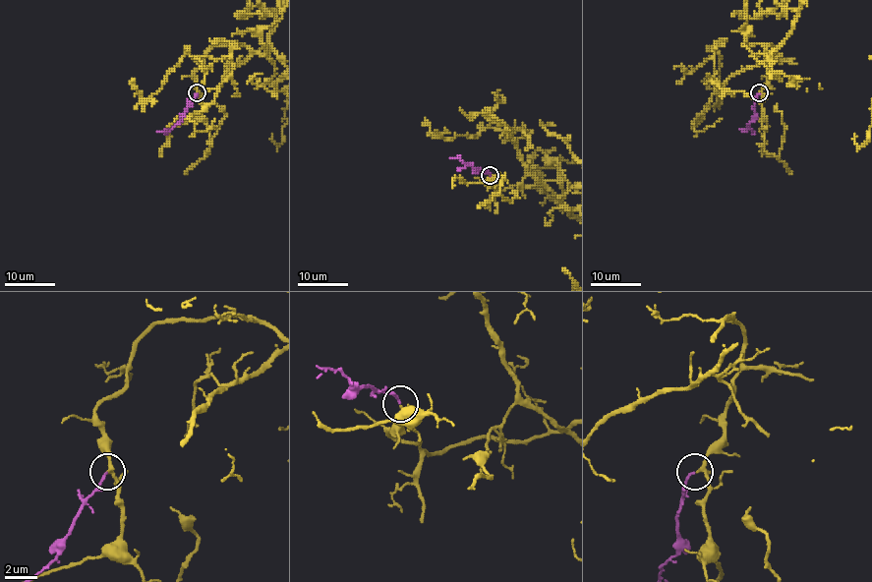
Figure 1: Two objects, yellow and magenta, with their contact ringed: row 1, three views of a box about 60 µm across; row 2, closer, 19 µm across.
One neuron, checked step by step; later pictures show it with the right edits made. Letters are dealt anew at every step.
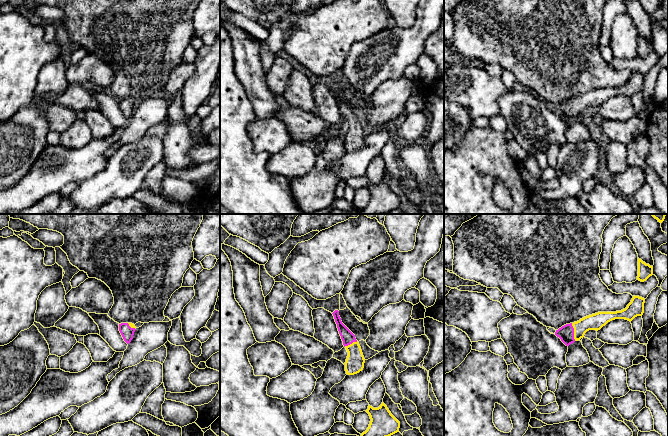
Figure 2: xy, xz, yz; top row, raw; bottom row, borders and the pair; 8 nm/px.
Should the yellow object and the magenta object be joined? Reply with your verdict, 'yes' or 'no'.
yes

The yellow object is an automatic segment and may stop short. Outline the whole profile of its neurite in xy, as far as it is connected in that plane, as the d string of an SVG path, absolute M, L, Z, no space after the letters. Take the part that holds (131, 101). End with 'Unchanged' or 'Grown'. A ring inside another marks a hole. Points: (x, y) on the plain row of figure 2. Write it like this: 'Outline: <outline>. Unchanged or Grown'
Outline: M121 99L119 100L119 107L124 115L124 117L129 120L133 115L136 103L132 99Z. Grown

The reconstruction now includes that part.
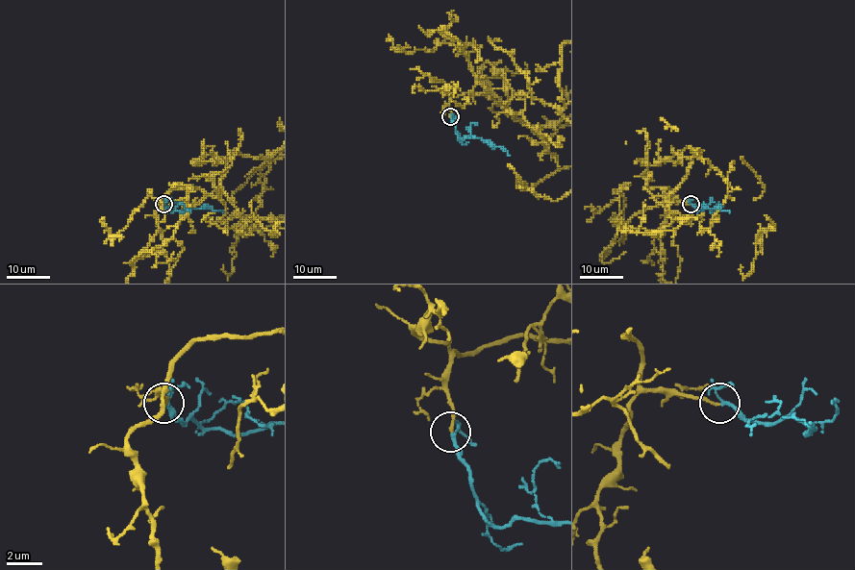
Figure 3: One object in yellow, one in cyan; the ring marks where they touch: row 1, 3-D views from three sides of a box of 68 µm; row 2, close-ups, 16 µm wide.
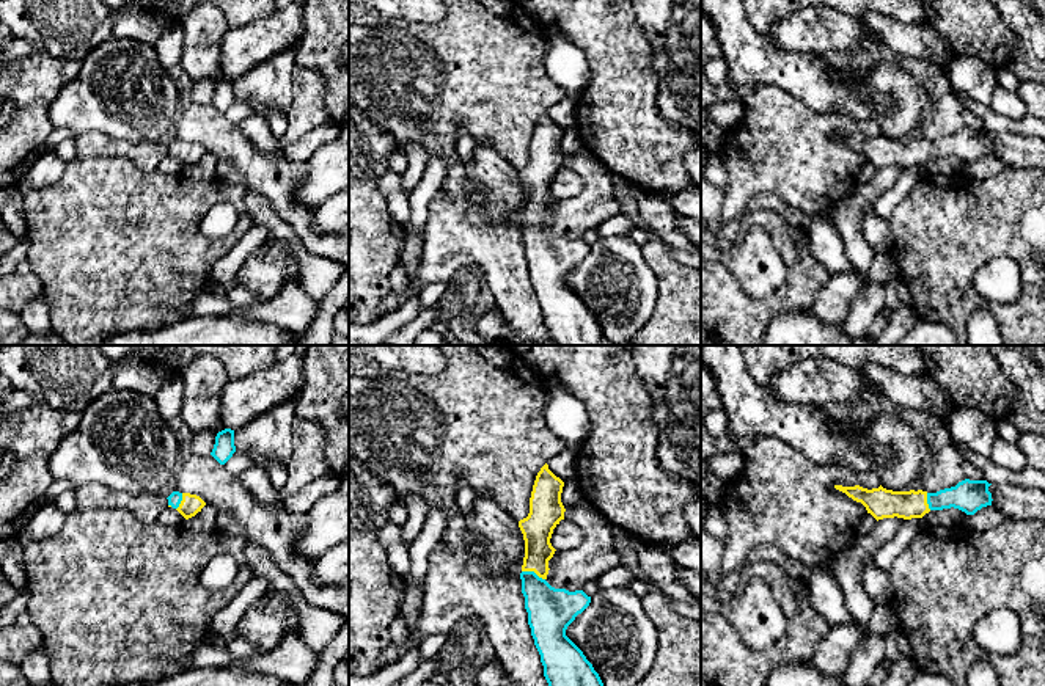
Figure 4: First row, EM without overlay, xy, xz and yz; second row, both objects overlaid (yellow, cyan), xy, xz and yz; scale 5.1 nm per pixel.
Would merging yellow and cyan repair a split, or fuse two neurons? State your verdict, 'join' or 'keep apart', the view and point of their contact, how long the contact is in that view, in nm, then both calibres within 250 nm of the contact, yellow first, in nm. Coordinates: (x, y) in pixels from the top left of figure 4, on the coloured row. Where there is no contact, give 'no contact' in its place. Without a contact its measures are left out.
join; contact xz (533, 570); length 130 nm; calibres 160 and 240 nm

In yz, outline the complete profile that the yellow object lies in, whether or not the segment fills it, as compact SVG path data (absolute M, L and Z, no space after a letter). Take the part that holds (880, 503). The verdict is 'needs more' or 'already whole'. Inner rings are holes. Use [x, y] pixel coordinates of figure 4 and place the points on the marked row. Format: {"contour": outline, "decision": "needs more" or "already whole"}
{"contour": "M965 479L955 487L927 493L922 490L893 491L882 485L878 488L863 488L834 485L836 490L845 493L856 502L861 502L867 513L877 521L883 518L922 518L930 510L959 509L966 515L974 515L982 507L992 505L992 493L987 480Z", "decision": "needs more"}

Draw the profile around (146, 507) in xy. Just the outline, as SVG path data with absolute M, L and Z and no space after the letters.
M86 483L74 488L77 510L126 509L140 521L149 524L168 507L168 499L160 494L130 494L116 491L101 483Z

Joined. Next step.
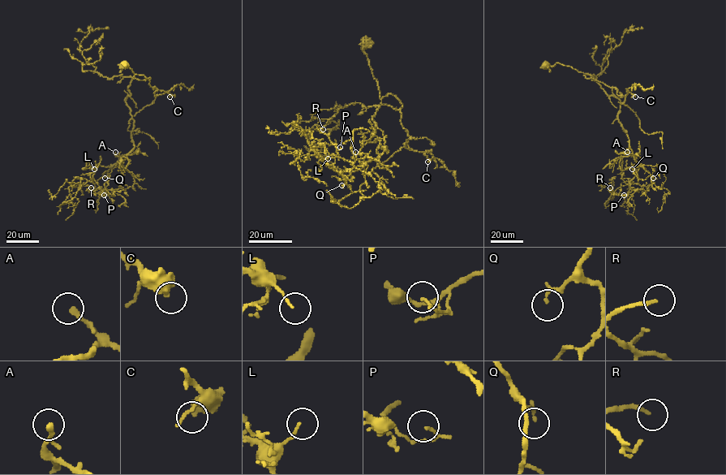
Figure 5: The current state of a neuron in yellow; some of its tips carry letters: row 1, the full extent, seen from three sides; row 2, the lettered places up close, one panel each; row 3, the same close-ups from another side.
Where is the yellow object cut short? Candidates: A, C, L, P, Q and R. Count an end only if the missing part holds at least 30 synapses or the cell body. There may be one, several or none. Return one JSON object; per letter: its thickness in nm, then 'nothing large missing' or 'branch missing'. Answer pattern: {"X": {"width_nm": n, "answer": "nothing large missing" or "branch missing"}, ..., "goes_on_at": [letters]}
{"A": {"width_nm": 240, "answer": "branch missing"}, "C": {"width_nm": 500, "answer": "nothing large missing"}, "L": {"width_nm": 110, "answer": "nothing large missing"}, "P": {"width_nm": 80, "answer": "nothing large missing"}, "Q": {"width_nm": 140, "answer": "branch missing"}, "R": {"width_nm": 170, "answer": "nothing large missing"}, "goes_on_at": ["A", "Q"]}

